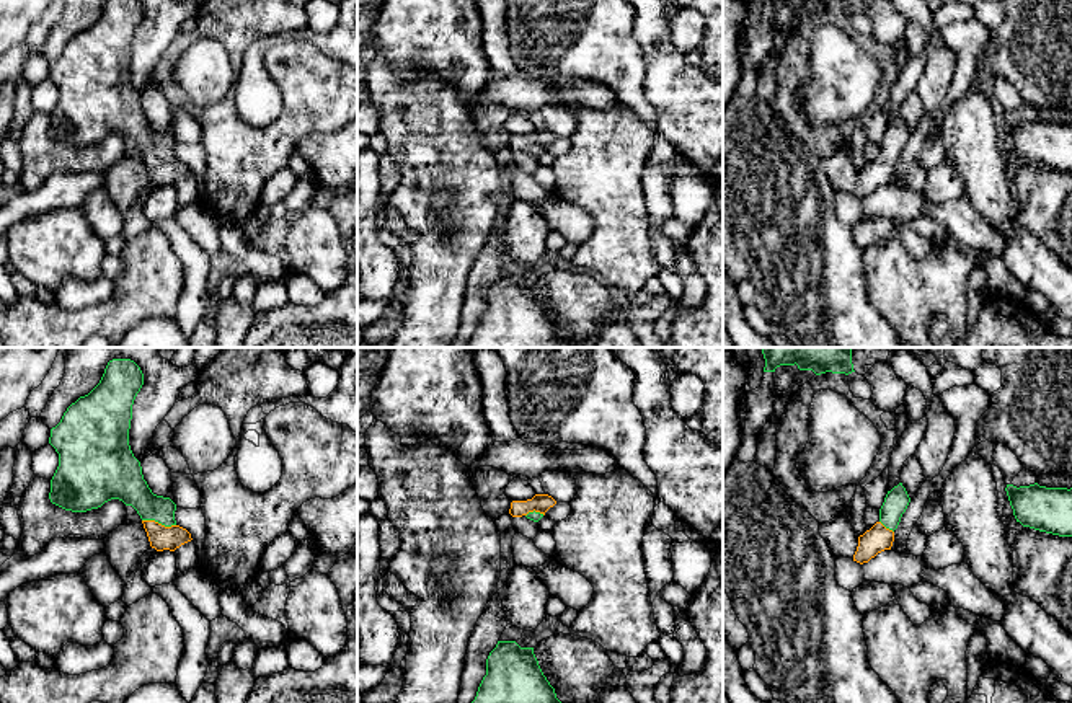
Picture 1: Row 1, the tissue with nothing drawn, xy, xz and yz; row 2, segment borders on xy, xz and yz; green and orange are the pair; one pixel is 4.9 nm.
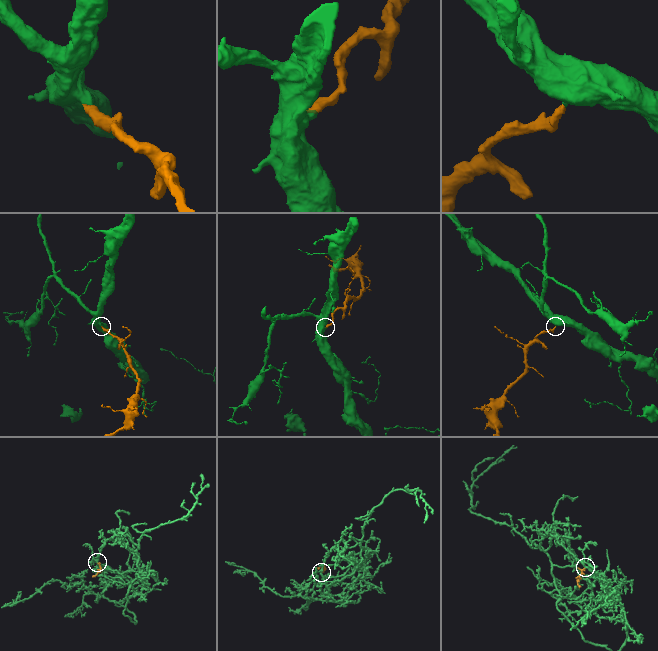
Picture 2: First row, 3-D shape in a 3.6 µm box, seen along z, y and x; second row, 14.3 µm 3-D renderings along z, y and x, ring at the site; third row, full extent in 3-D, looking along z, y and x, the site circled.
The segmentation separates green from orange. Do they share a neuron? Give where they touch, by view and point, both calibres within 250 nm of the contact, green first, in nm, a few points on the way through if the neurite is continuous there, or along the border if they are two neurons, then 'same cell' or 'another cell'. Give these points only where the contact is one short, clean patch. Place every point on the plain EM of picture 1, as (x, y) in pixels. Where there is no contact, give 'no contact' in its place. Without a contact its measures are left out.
xy (159, 157) | 180/120 nm | across xy (126, 118), (157, 149), (159, 157), (160, 172) | same cell

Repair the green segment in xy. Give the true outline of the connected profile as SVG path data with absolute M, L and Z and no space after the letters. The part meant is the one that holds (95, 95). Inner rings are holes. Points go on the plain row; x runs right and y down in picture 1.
M106 0L100 18L67 42L49 72L49 78L59 88L49 134L72 147L86 147L119 134L137 145L152 183L175 186L193 175L191 168L176 158L176 139L152 127L129 80L132 39L142 20L144 8L139 0Z

